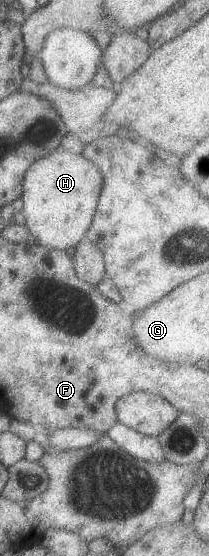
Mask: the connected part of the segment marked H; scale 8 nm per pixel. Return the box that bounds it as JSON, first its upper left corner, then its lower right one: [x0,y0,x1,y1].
[21,147,102,251]

